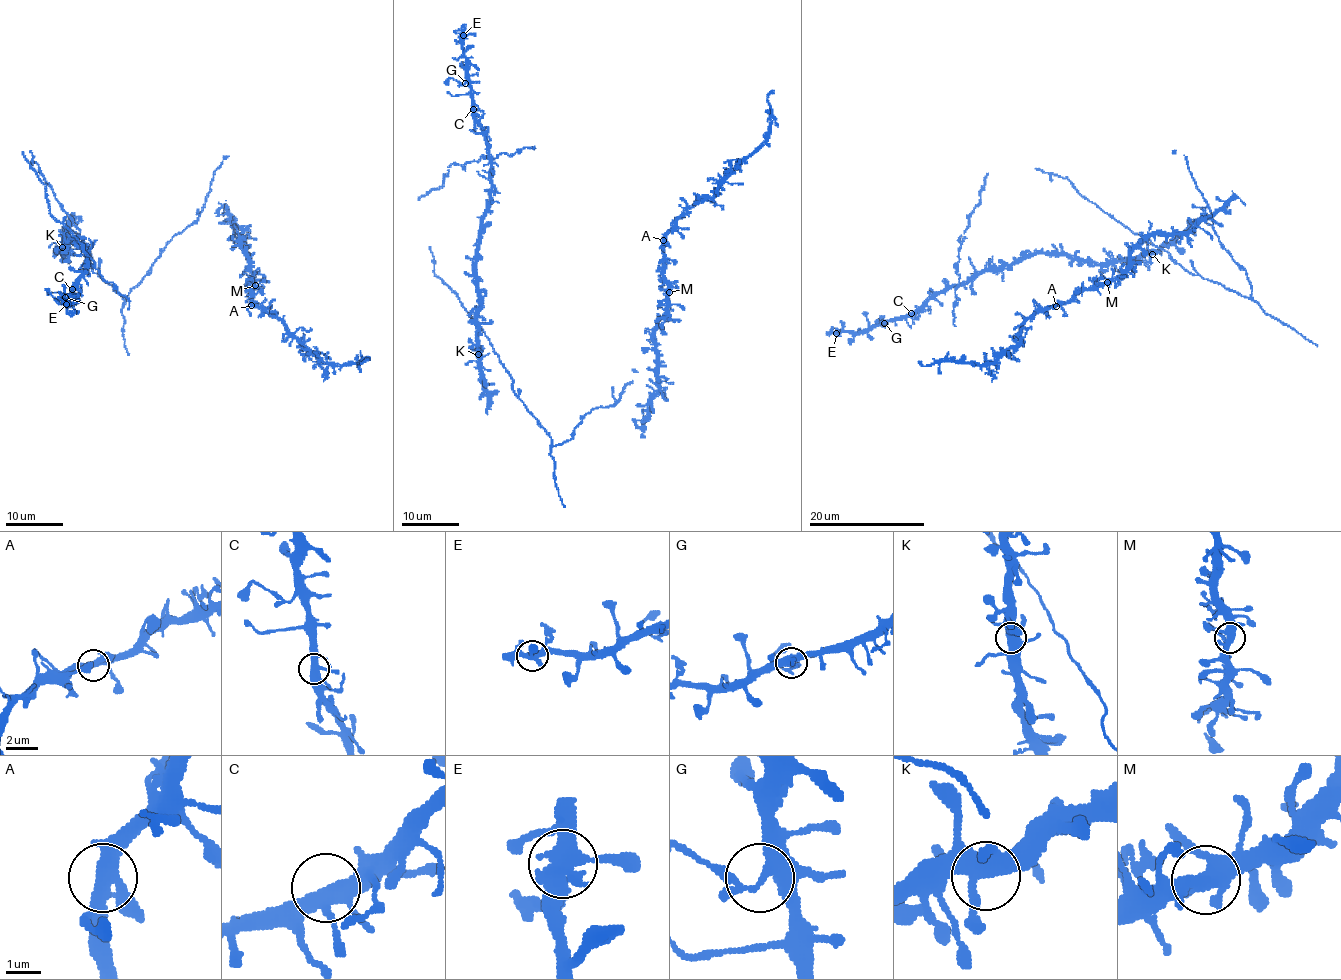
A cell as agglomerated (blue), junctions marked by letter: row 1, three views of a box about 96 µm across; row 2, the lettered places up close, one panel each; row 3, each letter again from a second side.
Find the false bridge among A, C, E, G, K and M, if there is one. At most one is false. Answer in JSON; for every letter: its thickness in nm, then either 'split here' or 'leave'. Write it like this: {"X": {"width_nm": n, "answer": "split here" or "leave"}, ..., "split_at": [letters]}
{"A": {"width_nm": 400, "answer": "leave"}, "C": {"width_nm": 400, "answer": "leave"}, "E": {"width_nm": 400, "answer": "leave"}, "G": {"width_nm": 320, "answer": "leave"}, "K": {"width_nm": 440, "answer": "leave"}, "M": {"width_nm": 360, "answer": "leave"}, "split_at": []}

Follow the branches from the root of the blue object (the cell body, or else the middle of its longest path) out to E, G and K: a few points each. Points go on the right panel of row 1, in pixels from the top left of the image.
E: (1248, 279), (1244, 297), (1142, 236), (1135, 257), (1025, 255), (905, 315), (836, 333)
G: (1248, 279), (1244, 297), (1142, 236), (1135, 257), (1032, 253), (976, 271), (884, 323)
K: (1248, 279), (1252, 294), (1244, 297), (1200, 275), (1189, 274), (1166, 251), (1142, 236), (1152, 254)

